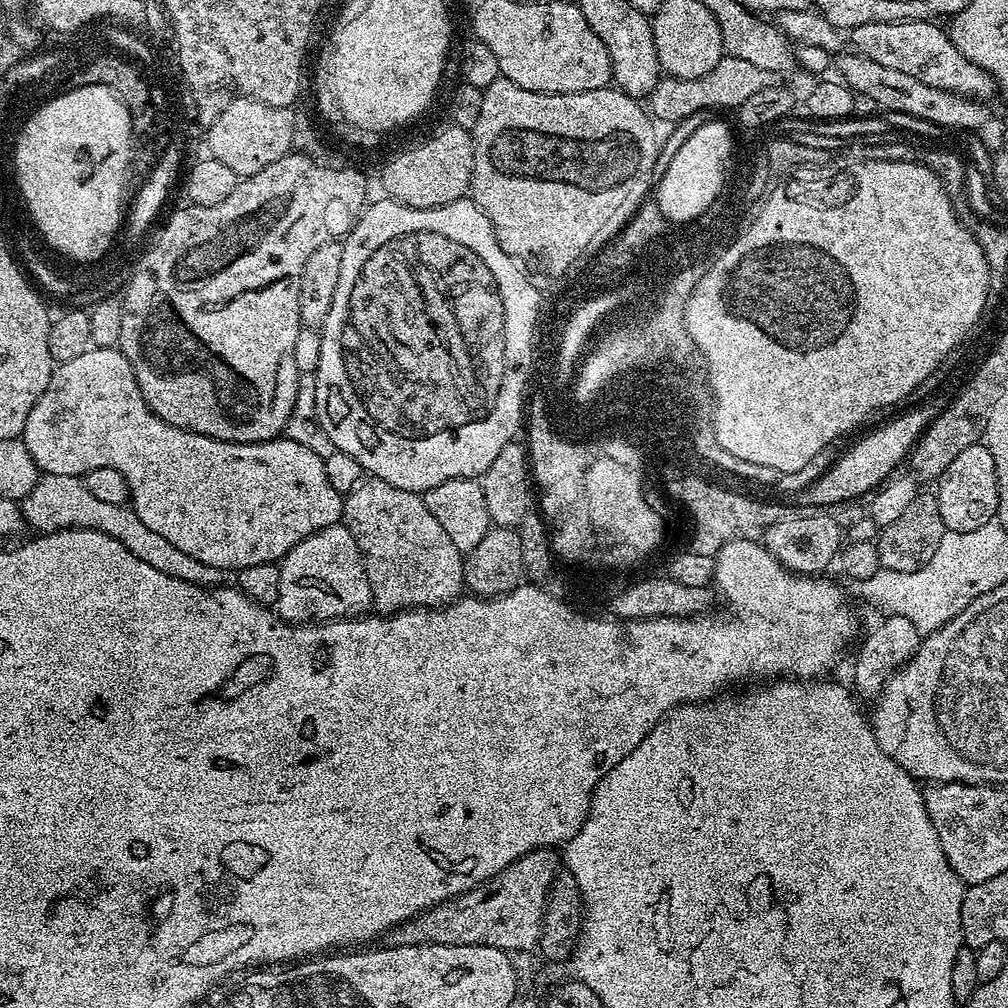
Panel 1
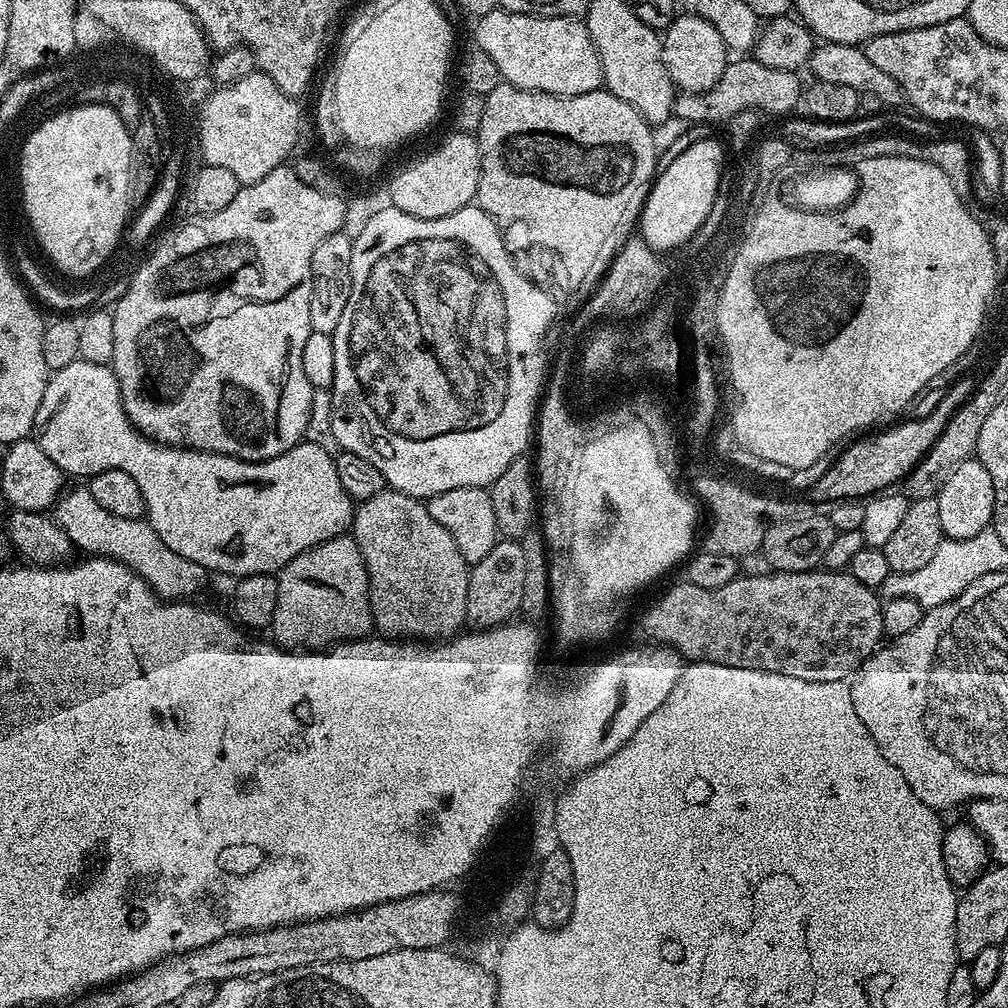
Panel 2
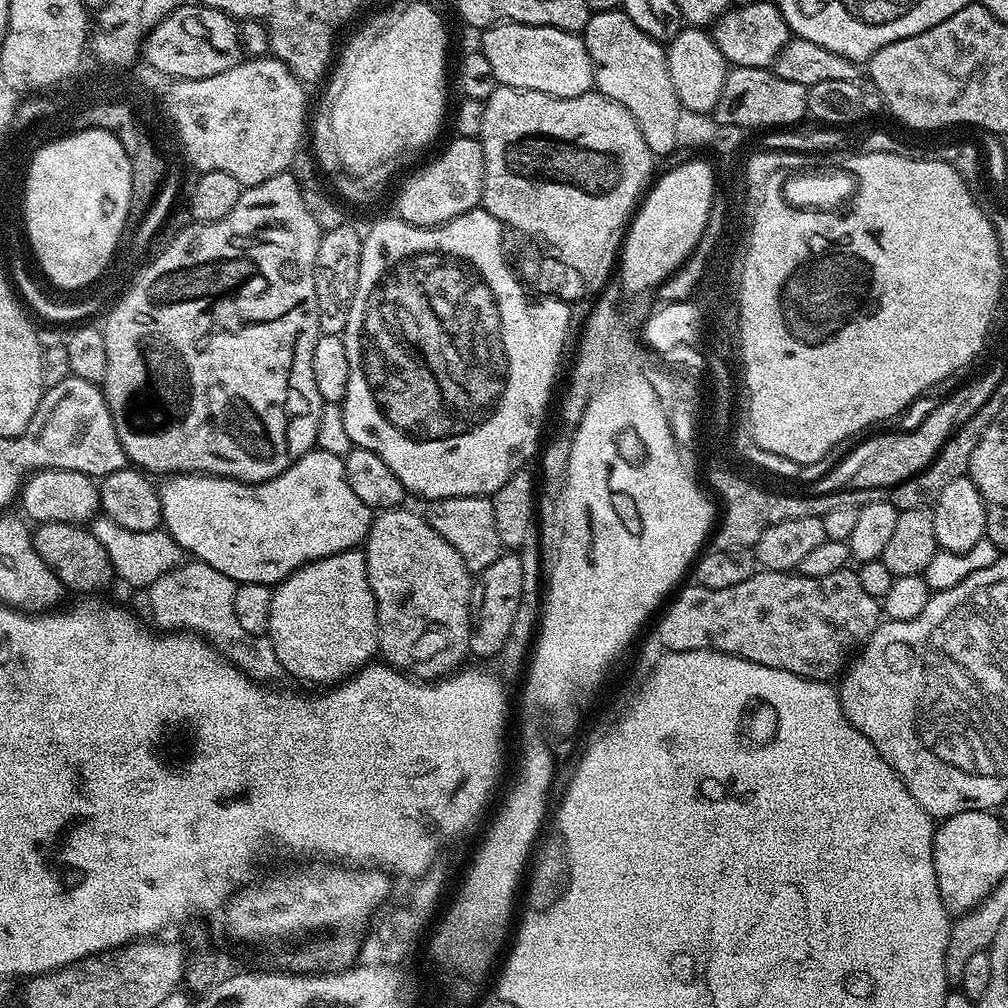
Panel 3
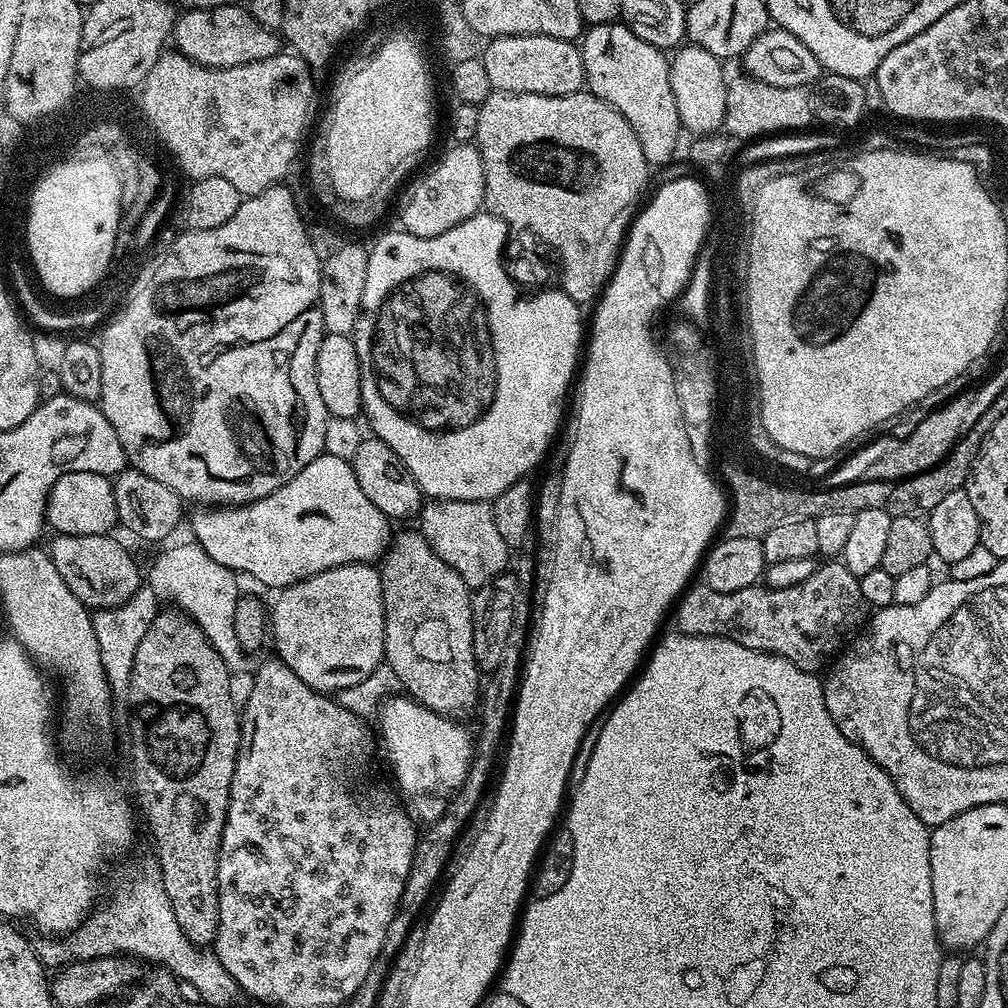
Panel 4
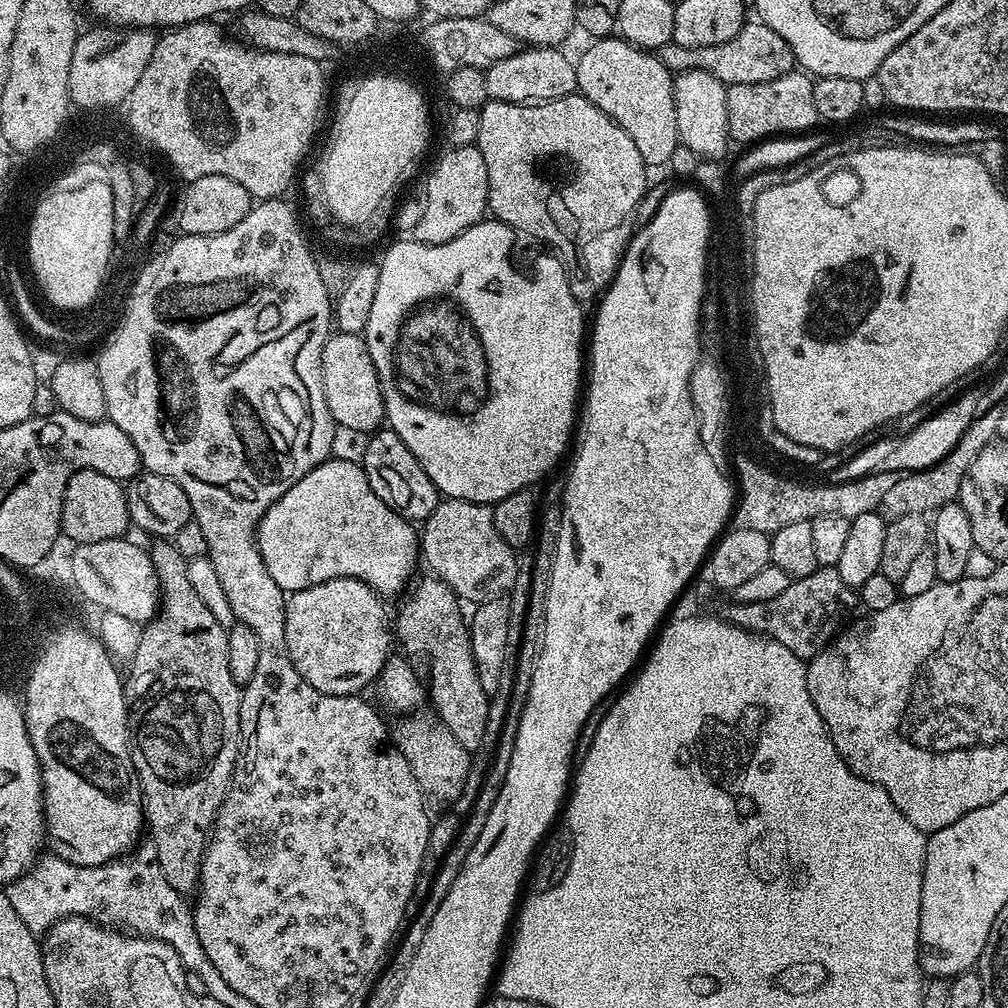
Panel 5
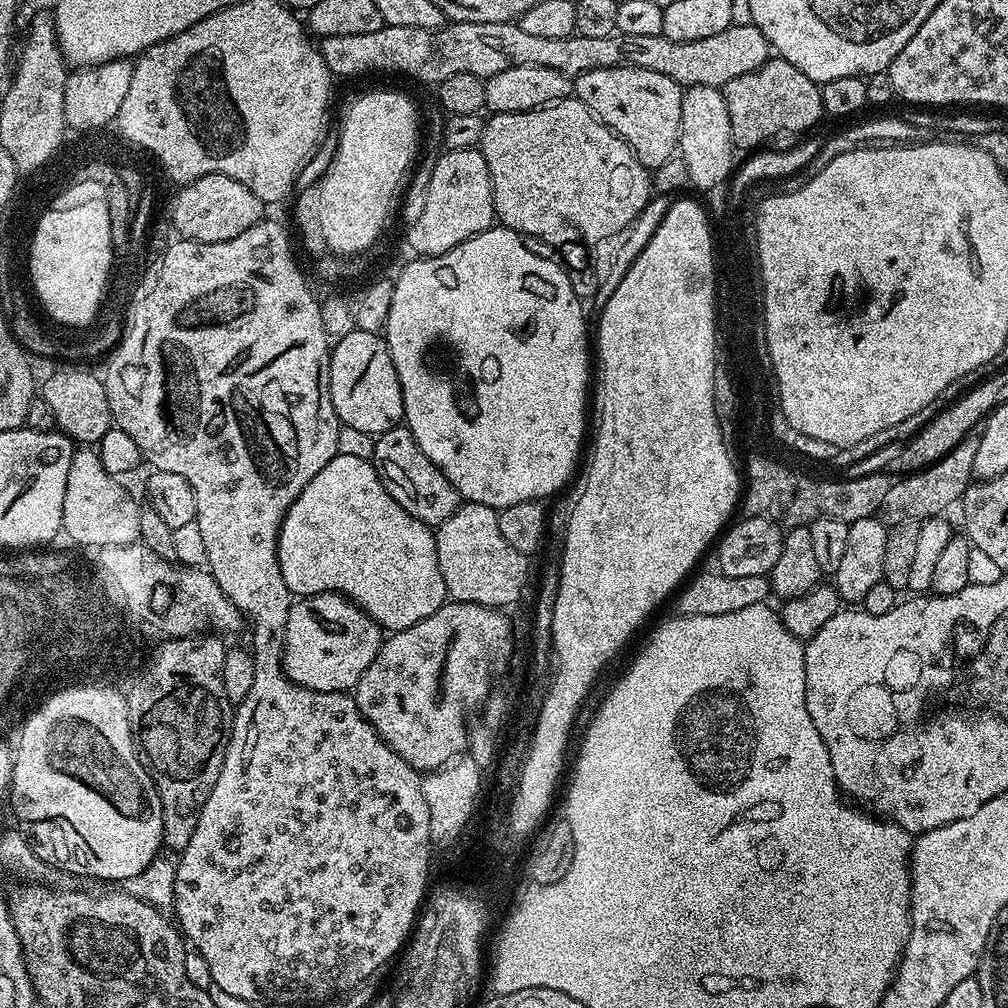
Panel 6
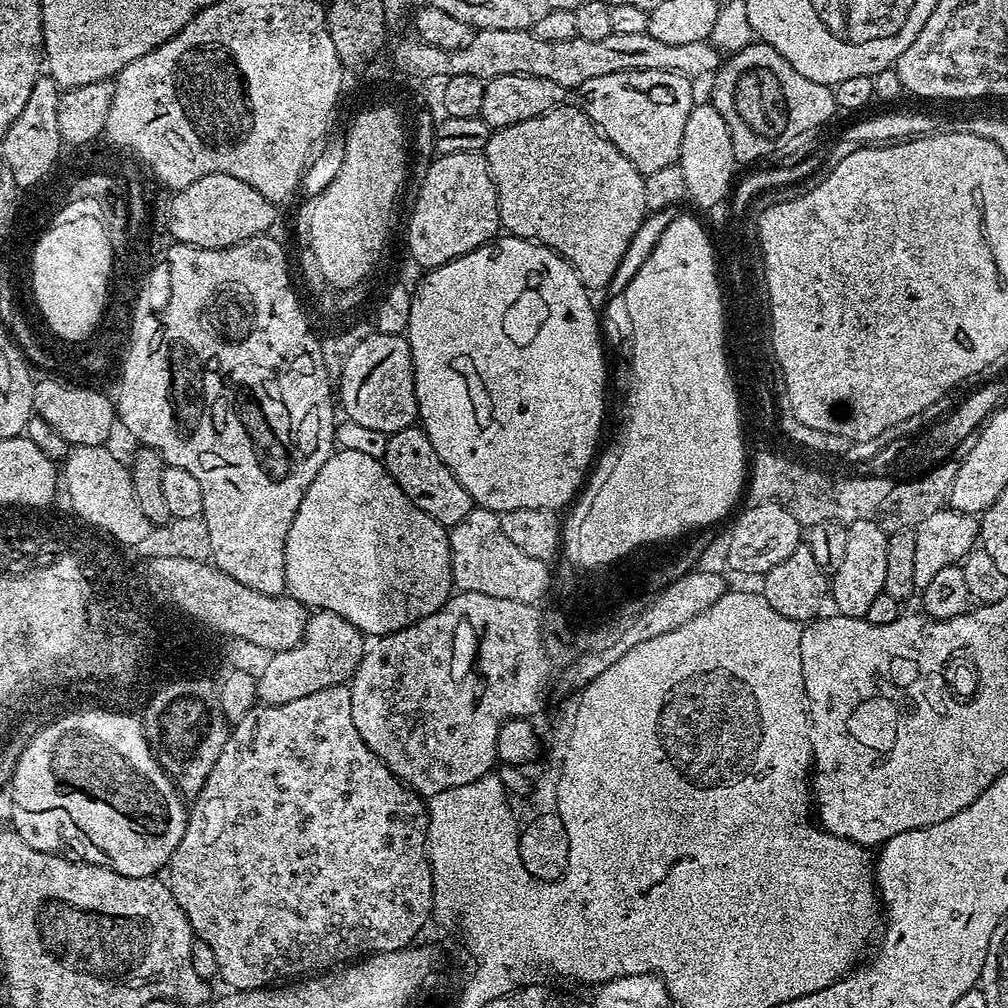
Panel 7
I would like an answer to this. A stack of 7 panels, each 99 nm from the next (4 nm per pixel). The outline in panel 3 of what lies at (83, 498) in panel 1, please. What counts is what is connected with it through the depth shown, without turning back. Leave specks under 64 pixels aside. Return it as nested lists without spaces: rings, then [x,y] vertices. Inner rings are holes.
[[[100,514],[91,521],[90,531],[94,538],[98,538],[98,542],[102,542],[112,563],[115,579],[125,580],[132,588],[147,590],[163,575],[174,571],[182,564],[182,550],[178,542],[174,542],[172,535],[163,527],[154,530],[126,530],[126,526],[118,526],[118,522]]]

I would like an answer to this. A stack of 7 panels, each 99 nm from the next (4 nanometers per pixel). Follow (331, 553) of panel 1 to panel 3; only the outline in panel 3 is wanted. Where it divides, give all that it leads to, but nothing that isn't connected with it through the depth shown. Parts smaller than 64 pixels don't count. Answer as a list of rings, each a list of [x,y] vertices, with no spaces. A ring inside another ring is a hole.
[[[360,550],[327,556],[303,564],[298,571],[272,588],[268,637],[274,644],[274,654],[283,671],[316,686],[332,686],[357,673],[365,664],[377,659],[379,618],[376,600],[367,578],[367,558]]]

